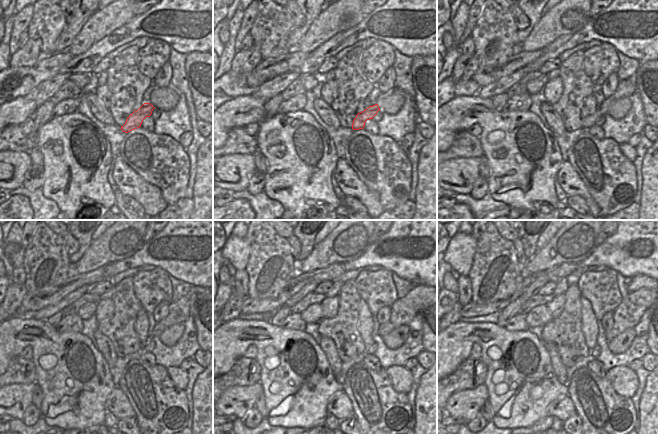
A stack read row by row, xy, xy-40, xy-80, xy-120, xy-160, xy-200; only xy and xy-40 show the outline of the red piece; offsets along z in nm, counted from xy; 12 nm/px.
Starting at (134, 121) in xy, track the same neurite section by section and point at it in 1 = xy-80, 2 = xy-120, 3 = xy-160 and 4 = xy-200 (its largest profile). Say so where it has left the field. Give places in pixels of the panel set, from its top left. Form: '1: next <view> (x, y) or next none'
1: next xy-80 (626, 88)
2: next xy-120 (179, 311)
3: next xy-160 (403, 311)
4: next xy-200 (628, 313)

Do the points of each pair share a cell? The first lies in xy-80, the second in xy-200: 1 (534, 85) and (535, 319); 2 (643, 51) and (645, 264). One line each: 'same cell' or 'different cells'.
1: same cell
2: same cell

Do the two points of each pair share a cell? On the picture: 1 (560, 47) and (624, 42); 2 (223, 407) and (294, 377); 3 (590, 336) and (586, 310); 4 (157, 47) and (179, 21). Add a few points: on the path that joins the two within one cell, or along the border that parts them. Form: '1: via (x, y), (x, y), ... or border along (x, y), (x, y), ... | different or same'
1: via (576, 39), (588, 36), (608, 38) | same
2: border along (259, 381), (263, 392) | different
3: via (590, 330), (587, 316) | same
4: border along (150, 37), (162, 39), (171, 47) | different

